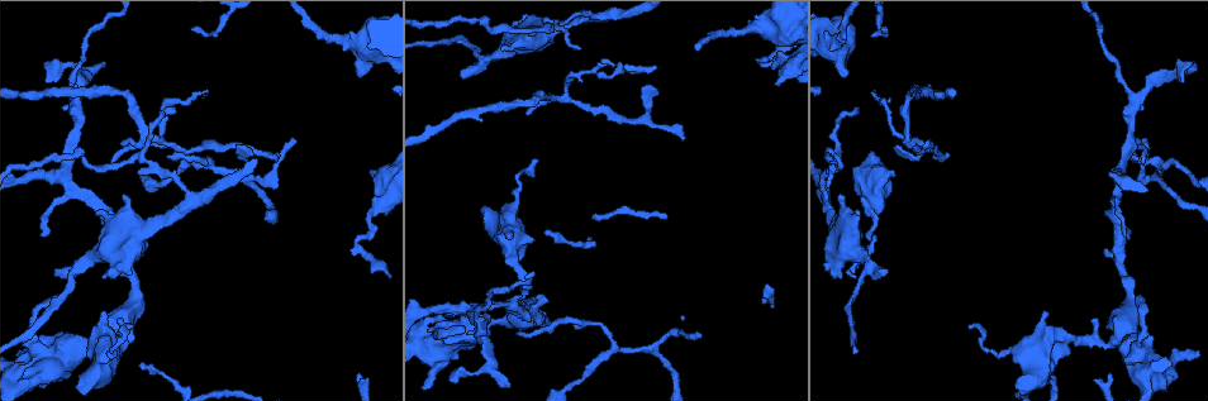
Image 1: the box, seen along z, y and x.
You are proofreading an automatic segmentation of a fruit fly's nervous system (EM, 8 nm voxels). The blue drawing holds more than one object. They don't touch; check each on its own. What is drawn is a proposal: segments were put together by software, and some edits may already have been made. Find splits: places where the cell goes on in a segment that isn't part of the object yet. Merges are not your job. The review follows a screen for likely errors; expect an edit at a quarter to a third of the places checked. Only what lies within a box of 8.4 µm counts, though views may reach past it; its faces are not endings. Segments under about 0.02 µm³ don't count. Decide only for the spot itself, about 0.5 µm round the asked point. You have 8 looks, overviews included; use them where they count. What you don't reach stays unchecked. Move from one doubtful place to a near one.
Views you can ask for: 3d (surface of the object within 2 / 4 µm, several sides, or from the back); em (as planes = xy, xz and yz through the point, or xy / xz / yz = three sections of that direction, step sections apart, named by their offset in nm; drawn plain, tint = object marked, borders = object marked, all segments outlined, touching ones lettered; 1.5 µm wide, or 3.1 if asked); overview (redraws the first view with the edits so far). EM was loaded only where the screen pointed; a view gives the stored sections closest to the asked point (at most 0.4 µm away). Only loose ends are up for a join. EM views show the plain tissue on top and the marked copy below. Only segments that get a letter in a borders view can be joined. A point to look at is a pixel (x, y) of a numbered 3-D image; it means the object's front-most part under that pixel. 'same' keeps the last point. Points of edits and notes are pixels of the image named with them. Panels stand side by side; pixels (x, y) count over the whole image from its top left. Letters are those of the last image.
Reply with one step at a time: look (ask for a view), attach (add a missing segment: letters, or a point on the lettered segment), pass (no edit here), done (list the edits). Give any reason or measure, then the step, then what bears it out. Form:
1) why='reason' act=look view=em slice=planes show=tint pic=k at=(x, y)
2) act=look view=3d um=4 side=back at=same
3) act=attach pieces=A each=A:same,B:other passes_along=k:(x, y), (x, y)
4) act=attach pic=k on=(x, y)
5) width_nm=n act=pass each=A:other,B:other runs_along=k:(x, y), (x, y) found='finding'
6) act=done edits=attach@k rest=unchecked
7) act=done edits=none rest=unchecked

why='thin end' act=look view=3d um=2 side=back pic=1 at=(451, 372)

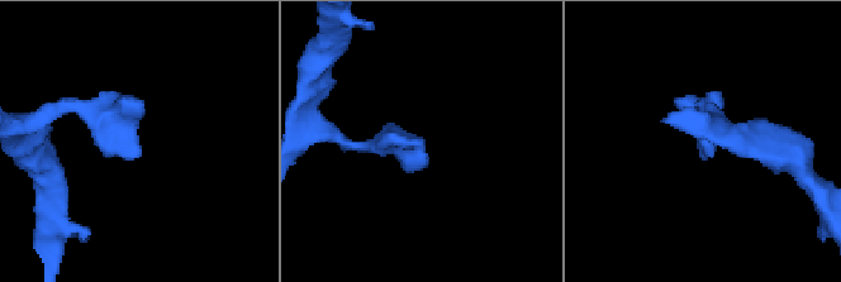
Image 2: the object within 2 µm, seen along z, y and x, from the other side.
act=look view=em slice=yz step=4 show=borders pic=2 at=(420, 147)

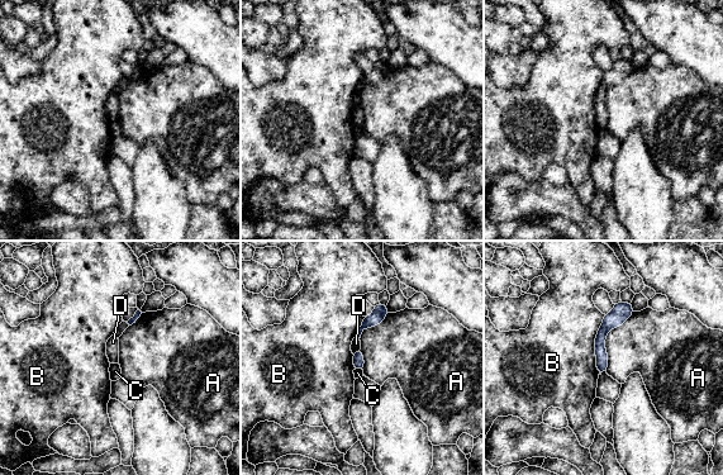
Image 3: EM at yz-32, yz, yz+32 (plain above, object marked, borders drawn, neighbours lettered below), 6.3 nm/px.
longest_contact=A:420nm act=pass each=A:other,B:other,C:other,D:other runs_along=3:(627, 305), (602, 333), (600, 369) found='no lettered segment goes on from it'

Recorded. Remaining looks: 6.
why='thin end' act=look view=3d um=4 pic=1 at=(244, 145)

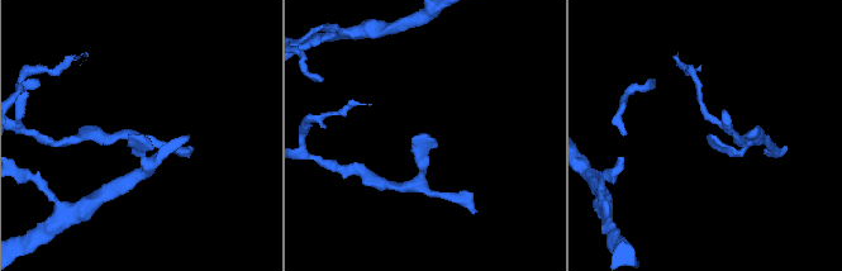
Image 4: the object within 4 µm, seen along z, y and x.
act=look view=em slice=yz step=4 show=tint pic=4 at=(137, 138)

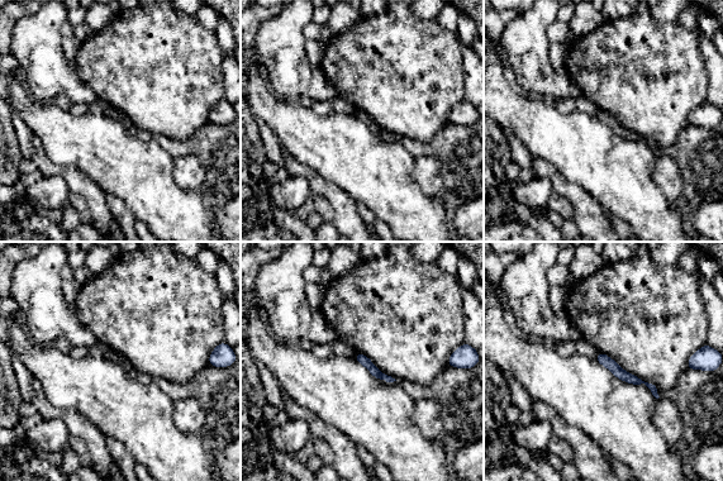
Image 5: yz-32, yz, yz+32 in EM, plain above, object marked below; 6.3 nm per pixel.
why='another direction' act=look view=em slice=planes show=borders at=same

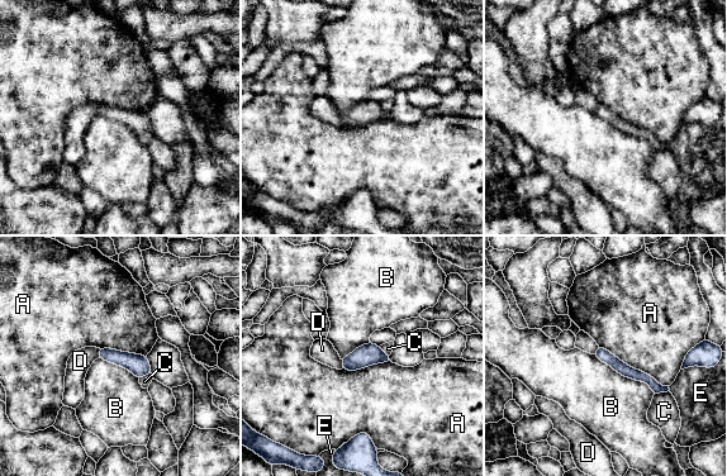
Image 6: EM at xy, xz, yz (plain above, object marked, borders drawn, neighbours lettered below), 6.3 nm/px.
act=pass each=A:other,B:other,C:other,D:other,E:other border=6:(598, 344), (668, 386) found='no lettered segment goes on from it'

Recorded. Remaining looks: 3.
why='free end' act=look view=em slice=xz step=4 show=borders pic=1 at=(885, 268)

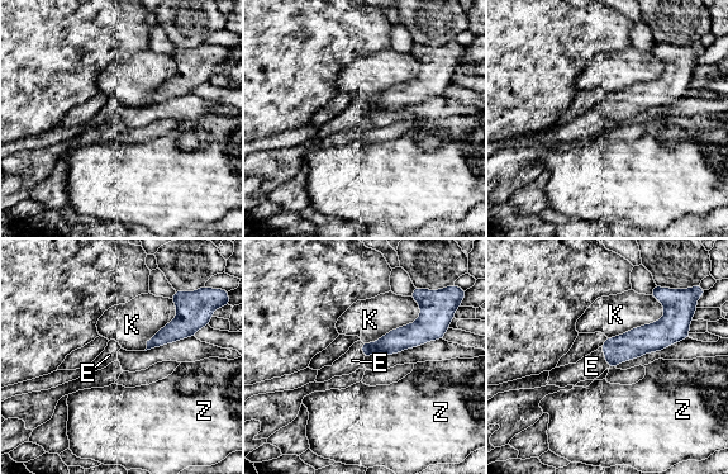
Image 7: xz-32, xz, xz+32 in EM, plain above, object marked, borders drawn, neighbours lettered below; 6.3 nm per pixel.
act=look view=em slice=planes show=borders at=same

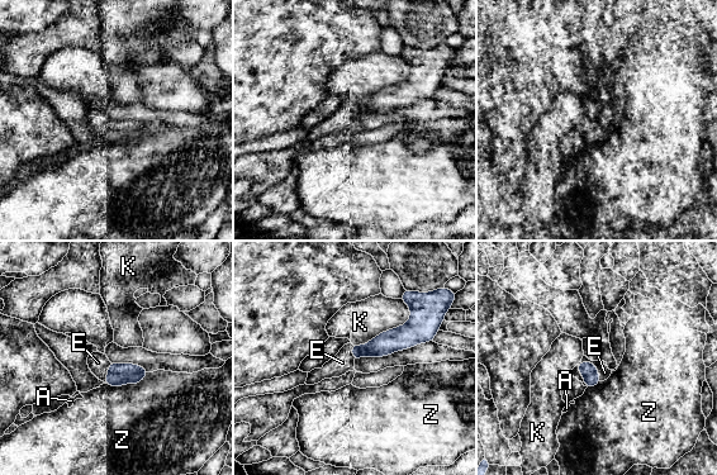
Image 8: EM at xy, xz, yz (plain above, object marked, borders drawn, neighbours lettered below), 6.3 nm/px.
width_nm=110 act=attach pic=8 on=(604, 373) each=A:other,E:same,K:other,Z:other found='the cell continues'

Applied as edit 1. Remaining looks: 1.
act=done edits=attach@8 rest=unchecked

